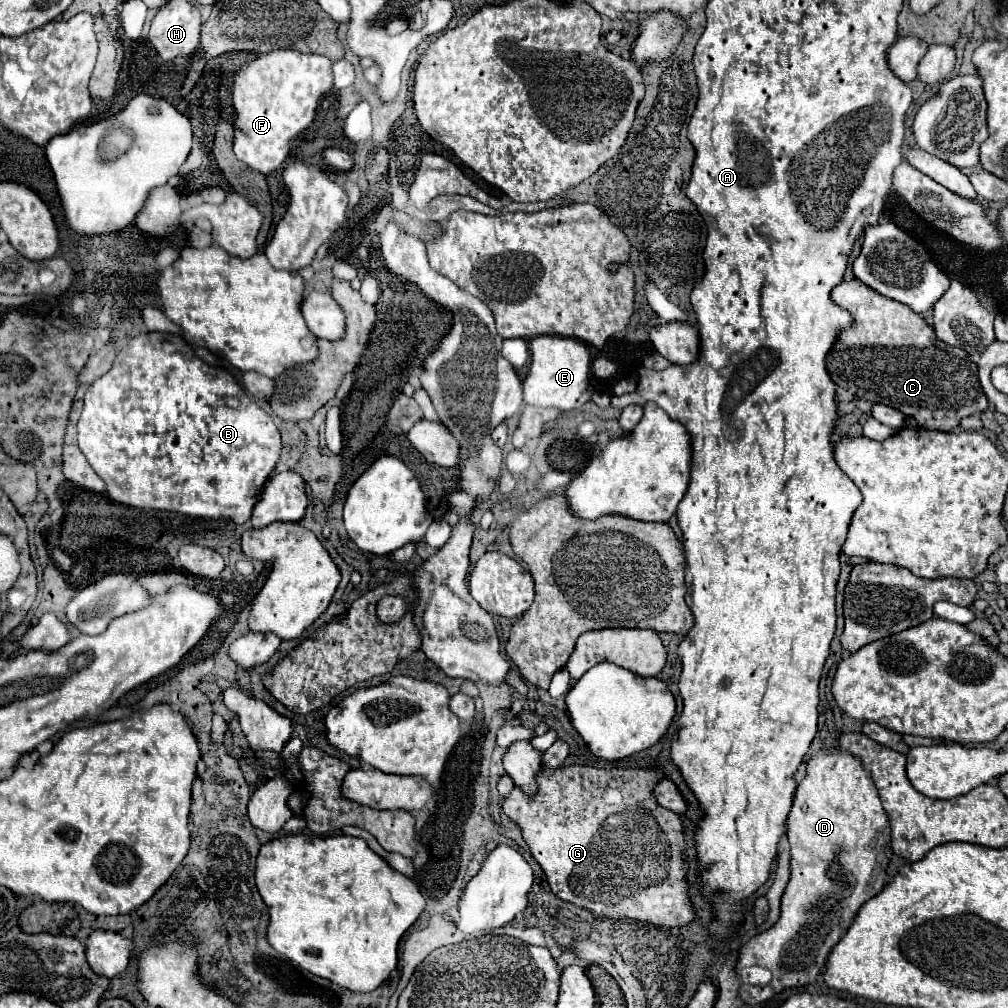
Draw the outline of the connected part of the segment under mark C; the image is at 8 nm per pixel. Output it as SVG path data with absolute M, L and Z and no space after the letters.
M860 280L838 284L832 290L832 300L854 316L852 328L844 330L838 336L836 344L832 346L832 350L826 358L826 366L828 366L830 376L836 382L836 386L846 388L856 398L892 406L892 408L900 410L902 414L918 420L918 426L922 426L922 428L942 430L942 432L950 432L950 430L958 428L958 422L964 416L980 414L988 408L988 400L978 382L976 364L970 360L970 356L964 350L942 344L942 340L936 338L934 330L926 324L926 320L920 314L912 312L908 306L904 306L900 302L884 298L882 294L868 288Z

